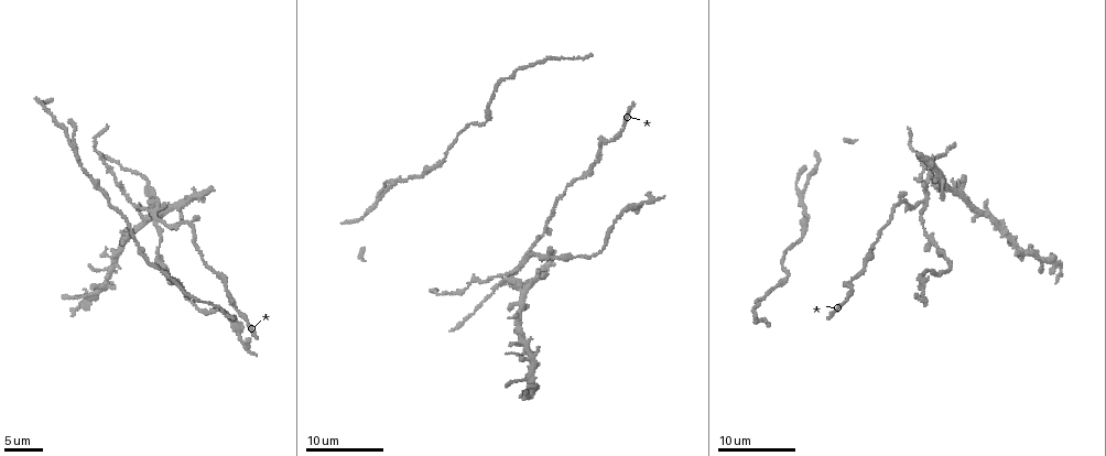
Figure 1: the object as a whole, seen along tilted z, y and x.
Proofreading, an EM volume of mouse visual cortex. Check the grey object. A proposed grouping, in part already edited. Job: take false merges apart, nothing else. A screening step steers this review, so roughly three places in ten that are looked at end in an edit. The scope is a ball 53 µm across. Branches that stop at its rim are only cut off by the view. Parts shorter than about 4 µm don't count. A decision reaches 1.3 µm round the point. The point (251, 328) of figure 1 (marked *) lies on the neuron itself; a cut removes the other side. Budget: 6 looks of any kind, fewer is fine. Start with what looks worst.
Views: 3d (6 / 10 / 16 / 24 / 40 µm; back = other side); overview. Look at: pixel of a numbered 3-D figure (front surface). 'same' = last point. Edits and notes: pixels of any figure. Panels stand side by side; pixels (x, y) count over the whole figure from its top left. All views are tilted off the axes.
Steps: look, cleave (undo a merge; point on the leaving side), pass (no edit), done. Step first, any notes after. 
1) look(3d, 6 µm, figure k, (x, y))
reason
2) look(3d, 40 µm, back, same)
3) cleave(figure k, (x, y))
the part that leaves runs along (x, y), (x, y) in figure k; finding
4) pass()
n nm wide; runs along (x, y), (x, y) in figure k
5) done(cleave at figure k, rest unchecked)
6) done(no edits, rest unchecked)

look(3d, 10 µm, figure 1, (928, 194))
four or more arms meet

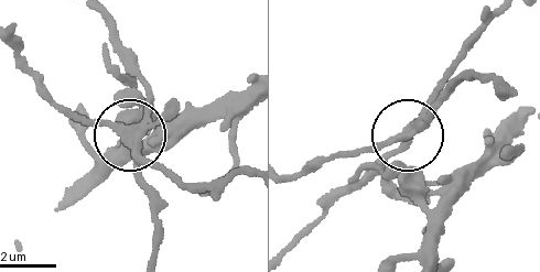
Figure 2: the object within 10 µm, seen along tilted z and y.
cleave(figure 2, (170, 113))
the part that leaves runs along (139, 141), (141, 185), (158, 219), (155, 254) in figure 2; two neurons meet here

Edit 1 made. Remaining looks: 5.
look(overview)

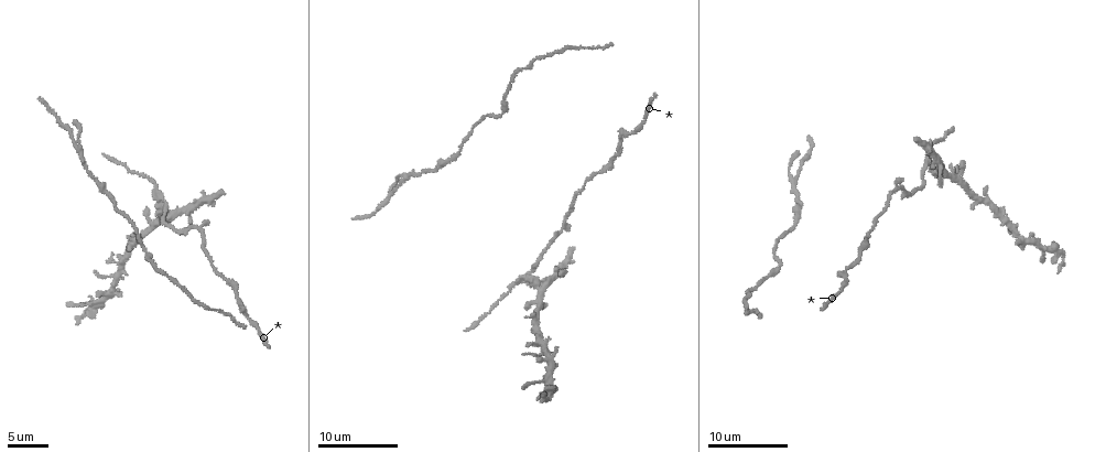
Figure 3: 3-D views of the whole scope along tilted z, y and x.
look(3d, 10 µm, figure 3, (795, 180))

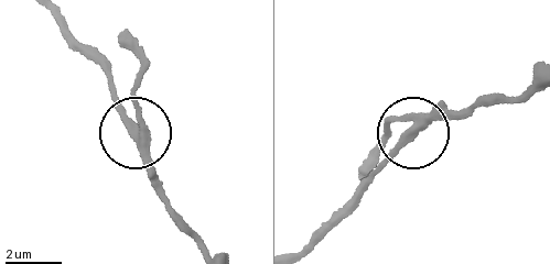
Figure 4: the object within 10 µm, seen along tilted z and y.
cleave(figure 4, (137, 112))
3 arms; the part that leaves runs along (141, 152), (133, 88), (143, 58), (122, 32) in figure 4; two neurons meet here

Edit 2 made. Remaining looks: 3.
look(overview)

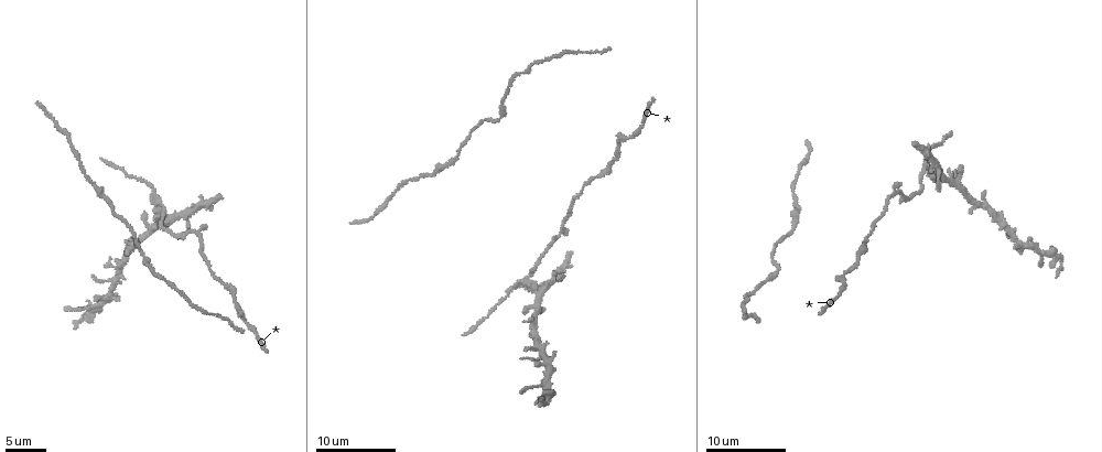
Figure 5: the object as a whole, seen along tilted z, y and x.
look(3d, 16 µm, figure 5, (142, 252))
sudden change in width

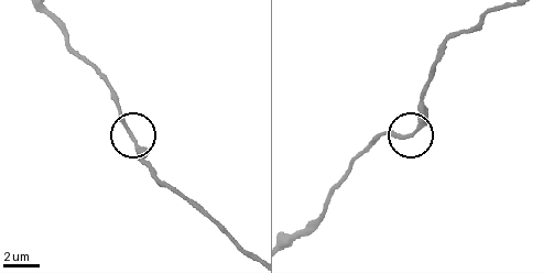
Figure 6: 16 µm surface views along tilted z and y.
pass()
runs along (486, 15), (446, 45), (416, 130), (376, 137) in figure 6; continuous, no second neuron

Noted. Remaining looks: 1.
done(cleave at figure 2, cleave at figure 4, rest unchecked)

